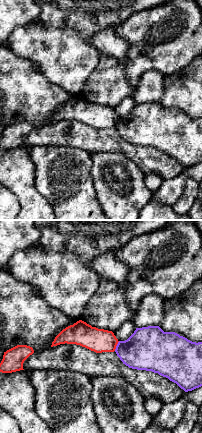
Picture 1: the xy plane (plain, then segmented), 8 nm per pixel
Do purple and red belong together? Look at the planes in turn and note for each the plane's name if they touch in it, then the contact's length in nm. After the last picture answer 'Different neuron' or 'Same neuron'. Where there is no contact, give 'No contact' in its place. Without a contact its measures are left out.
Touches purple in xy. Shared border 90 nm

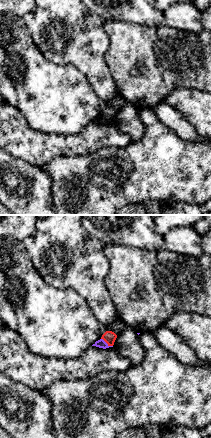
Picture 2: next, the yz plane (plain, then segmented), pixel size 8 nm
Touches purple in yz. Shared border 120 nm

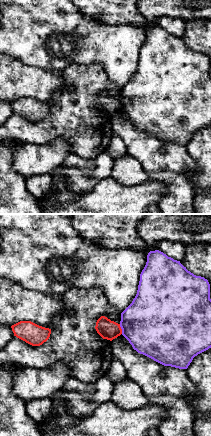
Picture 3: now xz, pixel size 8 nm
Touches purple in xz. Shared border 80 nm

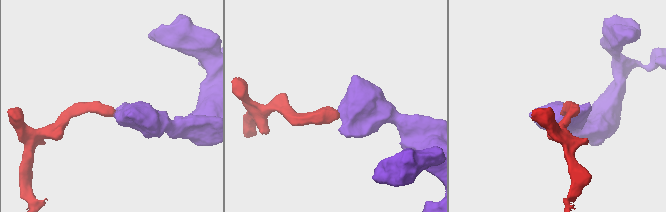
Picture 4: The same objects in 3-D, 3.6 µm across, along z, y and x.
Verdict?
Different neuron

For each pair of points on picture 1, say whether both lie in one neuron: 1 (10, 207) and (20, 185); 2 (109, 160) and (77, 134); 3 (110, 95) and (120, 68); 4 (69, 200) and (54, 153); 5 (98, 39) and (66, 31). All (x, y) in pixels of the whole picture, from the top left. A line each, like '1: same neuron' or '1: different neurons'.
1: different neurons
2: different neurons
3: same neuron
4: same neuron
5: different neurons

